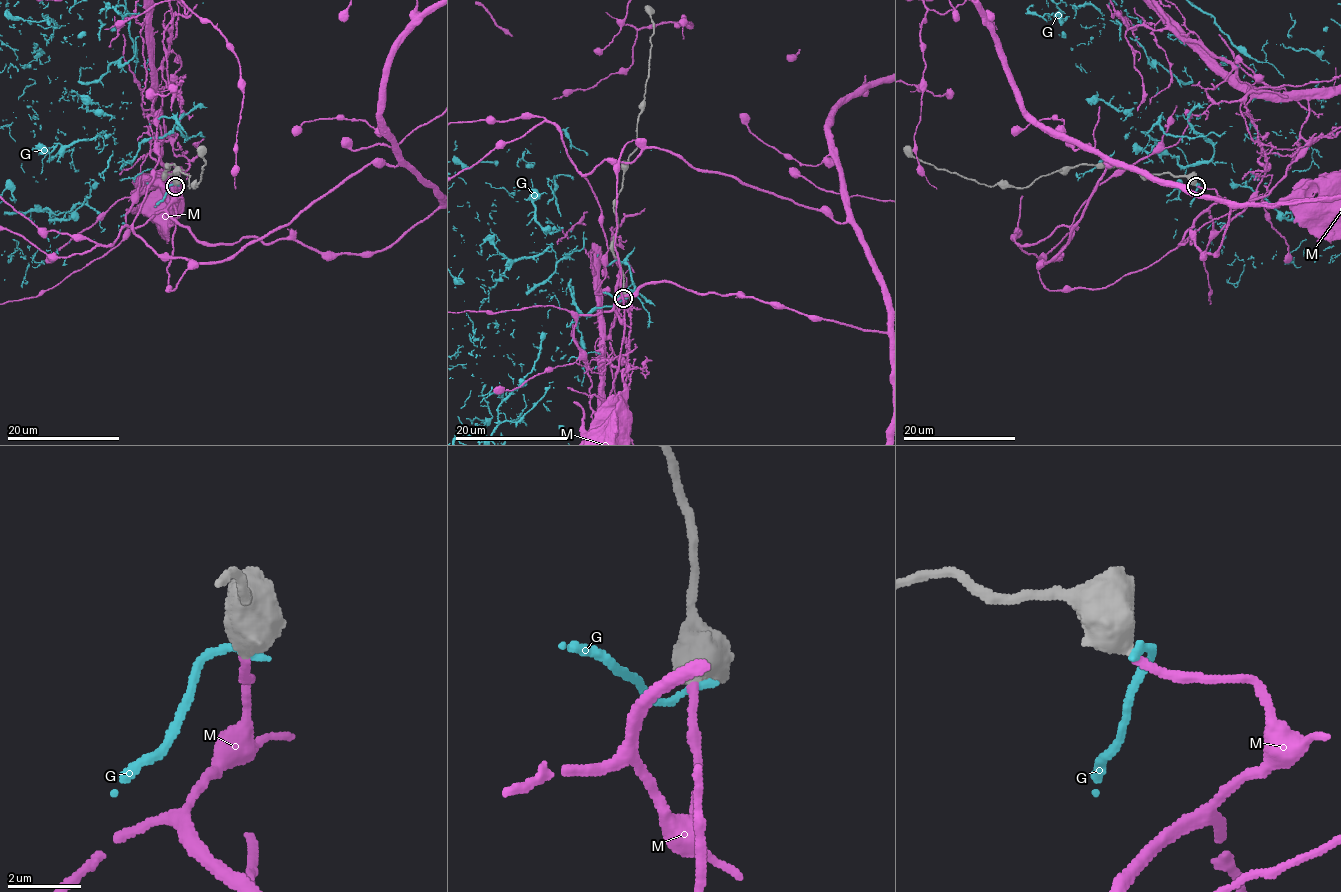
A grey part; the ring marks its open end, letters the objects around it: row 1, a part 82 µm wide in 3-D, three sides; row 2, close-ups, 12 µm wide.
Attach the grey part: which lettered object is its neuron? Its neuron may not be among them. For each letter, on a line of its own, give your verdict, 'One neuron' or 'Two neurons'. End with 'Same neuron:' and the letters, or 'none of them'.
G: Two neurons
M: One neuron
Same neuron: M

